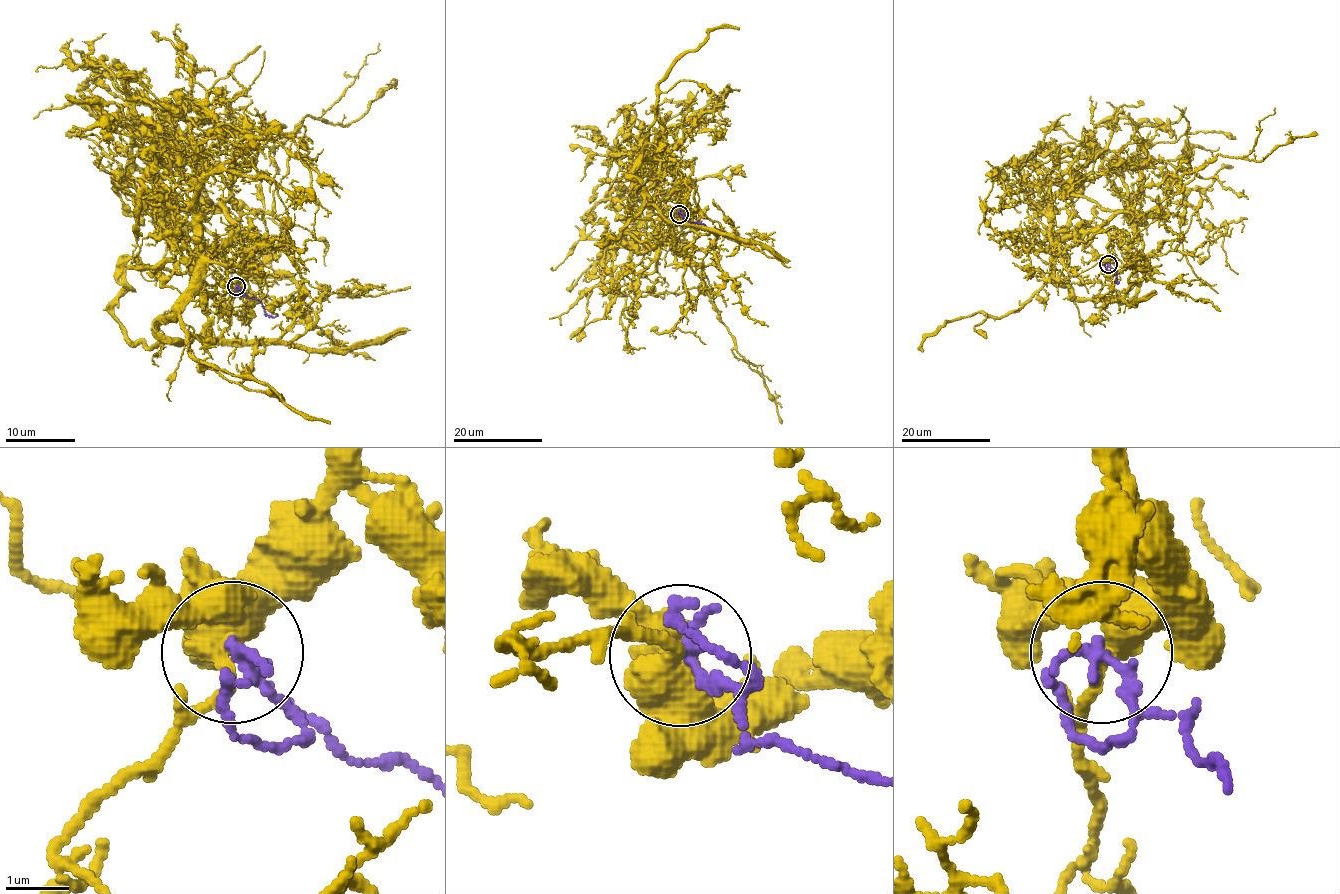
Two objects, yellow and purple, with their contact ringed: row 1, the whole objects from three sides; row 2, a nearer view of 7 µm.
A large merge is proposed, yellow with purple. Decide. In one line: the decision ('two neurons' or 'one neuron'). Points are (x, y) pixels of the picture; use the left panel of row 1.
two neurons

